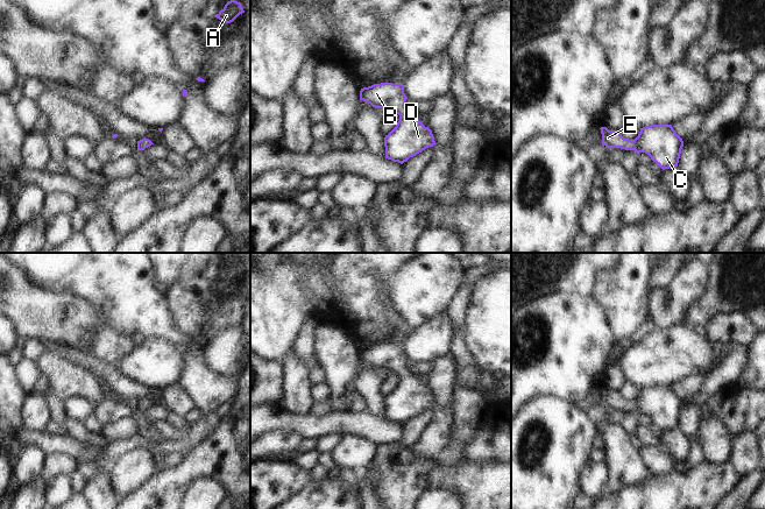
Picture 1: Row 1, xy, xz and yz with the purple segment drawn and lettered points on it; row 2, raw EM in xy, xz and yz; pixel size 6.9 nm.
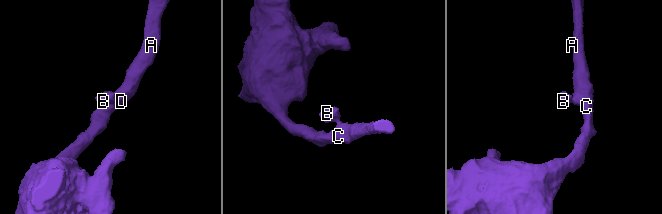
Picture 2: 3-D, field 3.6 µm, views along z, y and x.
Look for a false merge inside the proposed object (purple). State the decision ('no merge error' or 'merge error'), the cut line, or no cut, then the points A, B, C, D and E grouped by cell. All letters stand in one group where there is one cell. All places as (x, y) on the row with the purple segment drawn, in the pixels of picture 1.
no merge error; no cut; A B C D E

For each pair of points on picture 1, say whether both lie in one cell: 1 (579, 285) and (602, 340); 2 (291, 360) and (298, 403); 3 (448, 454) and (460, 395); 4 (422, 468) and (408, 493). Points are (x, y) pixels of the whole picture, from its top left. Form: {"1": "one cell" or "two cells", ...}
{"1": "two cells", "2": "one cell", "3": "one cell", "4": "one cell"}

